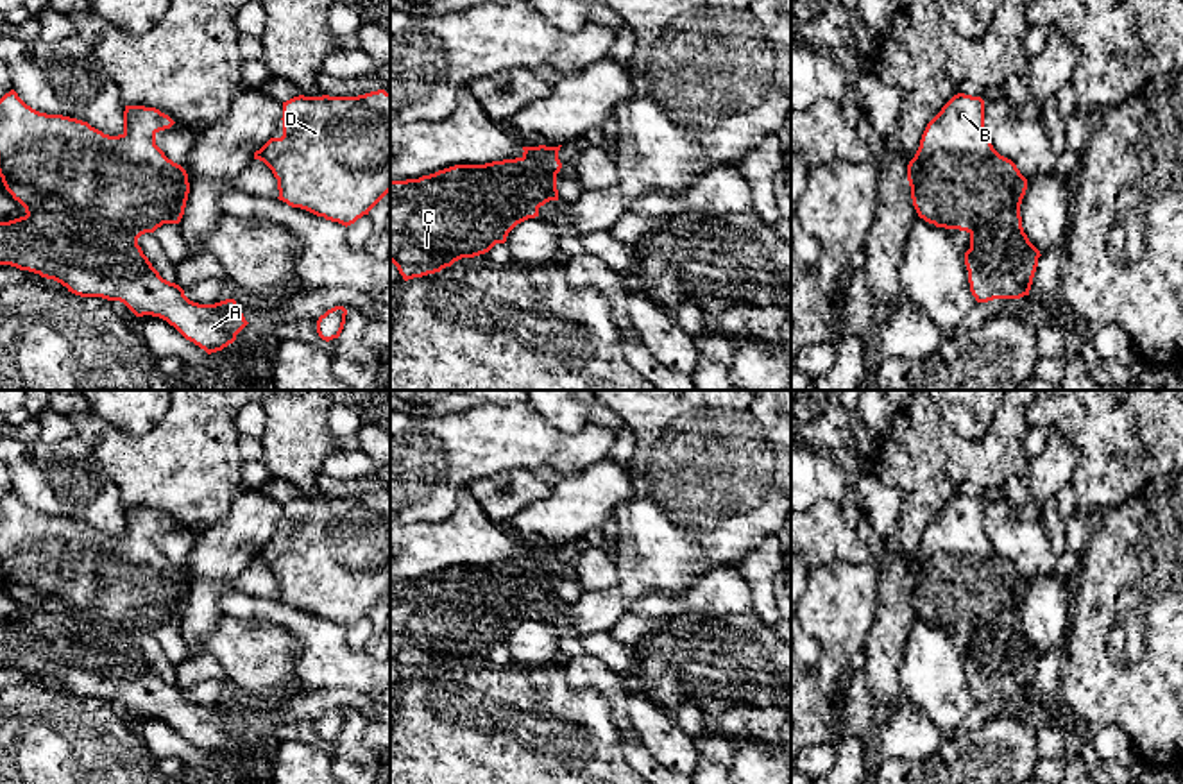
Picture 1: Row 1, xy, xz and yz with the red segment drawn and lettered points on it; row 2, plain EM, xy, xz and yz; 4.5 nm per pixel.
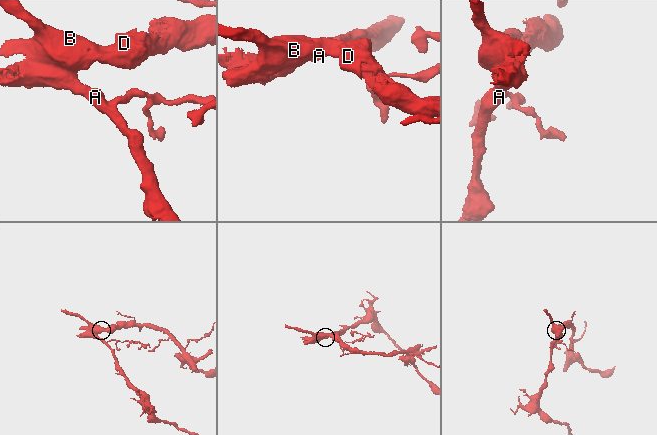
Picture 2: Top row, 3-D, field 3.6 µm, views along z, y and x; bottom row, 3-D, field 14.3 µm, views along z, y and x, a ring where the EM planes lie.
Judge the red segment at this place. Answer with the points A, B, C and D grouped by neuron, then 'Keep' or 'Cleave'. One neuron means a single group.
Groups: A C / B D. Cleave

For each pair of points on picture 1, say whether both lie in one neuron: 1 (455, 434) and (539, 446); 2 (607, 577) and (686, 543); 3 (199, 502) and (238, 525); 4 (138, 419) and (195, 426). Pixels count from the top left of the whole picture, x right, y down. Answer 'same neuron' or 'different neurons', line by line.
1: same neuron
2: different neurons
3: different neurons
4: different neurons

